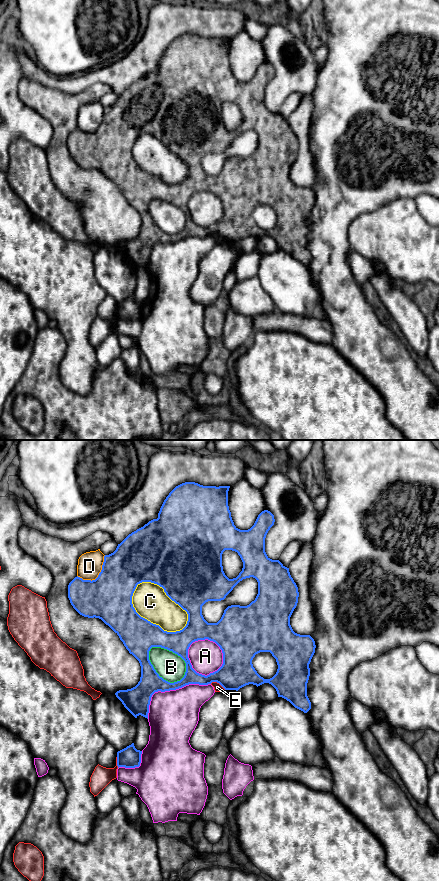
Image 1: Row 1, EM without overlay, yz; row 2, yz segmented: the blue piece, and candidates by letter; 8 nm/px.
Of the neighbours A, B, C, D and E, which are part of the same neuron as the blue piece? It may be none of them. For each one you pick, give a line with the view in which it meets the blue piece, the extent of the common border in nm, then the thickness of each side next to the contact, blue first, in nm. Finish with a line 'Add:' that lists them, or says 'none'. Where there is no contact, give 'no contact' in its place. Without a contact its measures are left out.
Add: none

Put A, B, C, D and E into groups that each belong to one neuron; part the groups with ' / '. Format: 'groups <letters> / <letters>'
groups A B C E / D

